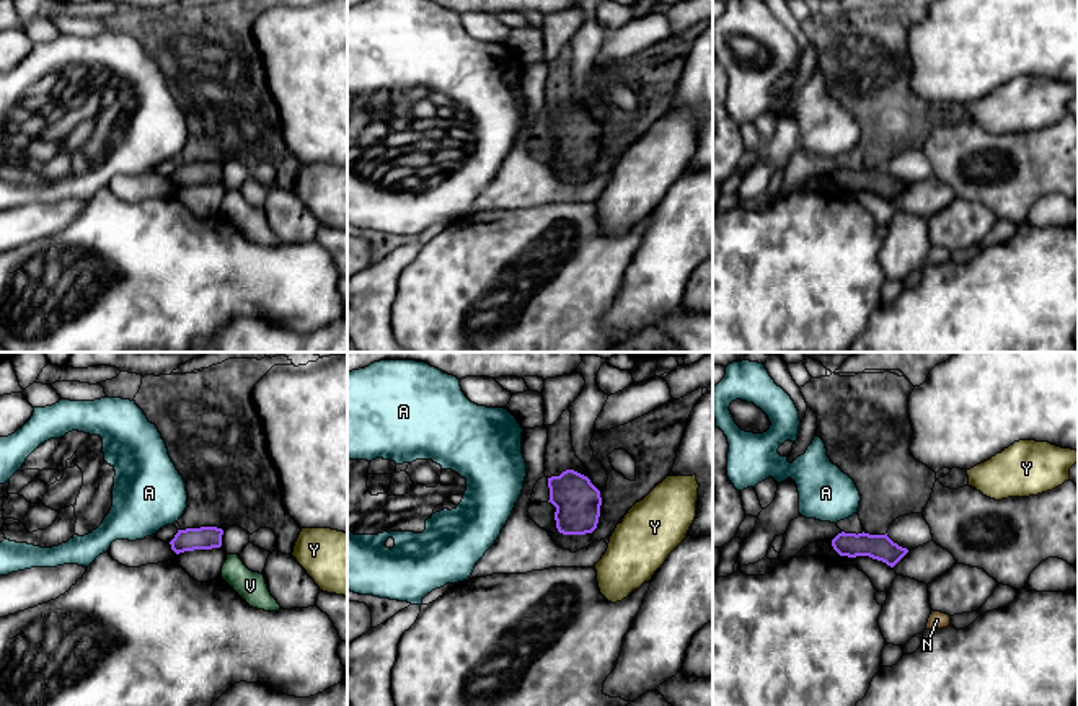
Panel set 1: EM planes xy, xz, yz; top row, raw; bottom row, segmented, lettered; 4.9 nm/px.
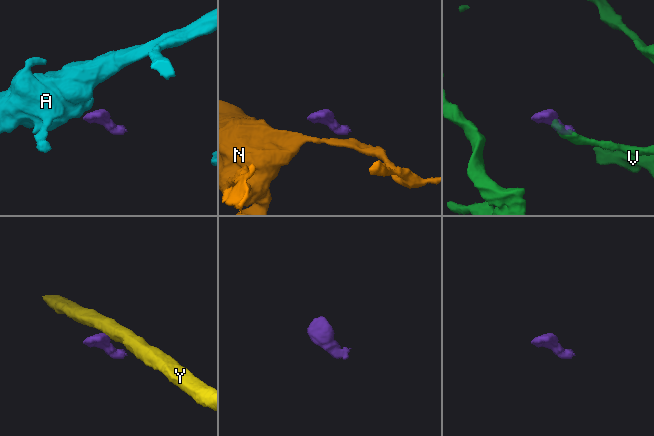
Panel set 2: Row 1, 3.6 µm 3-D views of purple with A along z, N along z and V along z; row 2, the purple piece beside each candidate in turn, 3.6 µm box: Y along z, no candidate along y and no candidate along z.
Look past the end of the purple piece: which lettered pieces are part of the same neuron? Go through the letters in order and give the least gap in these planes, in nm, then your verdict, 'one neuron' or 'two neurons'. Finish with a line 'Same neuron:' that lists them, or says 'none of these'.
A: 50 nm | two neurons
N: 300 nm | two neurons
V: 60 nm | two neurons
Y: 90 nm | two neurons
Same neuron: none of these

